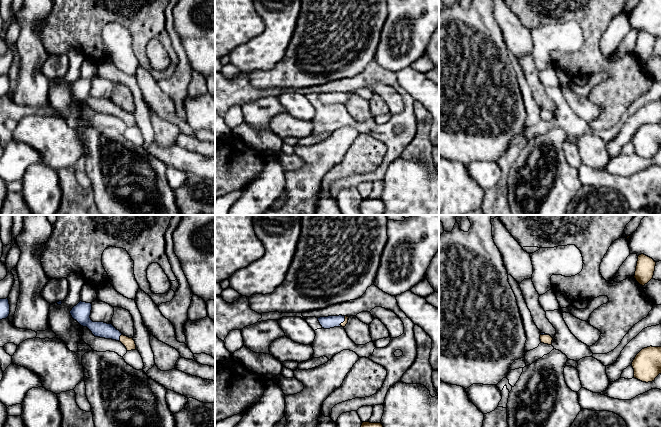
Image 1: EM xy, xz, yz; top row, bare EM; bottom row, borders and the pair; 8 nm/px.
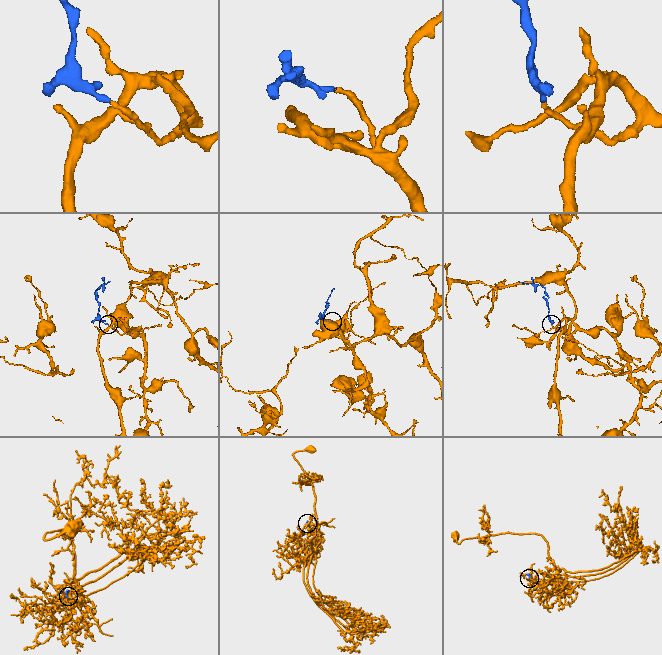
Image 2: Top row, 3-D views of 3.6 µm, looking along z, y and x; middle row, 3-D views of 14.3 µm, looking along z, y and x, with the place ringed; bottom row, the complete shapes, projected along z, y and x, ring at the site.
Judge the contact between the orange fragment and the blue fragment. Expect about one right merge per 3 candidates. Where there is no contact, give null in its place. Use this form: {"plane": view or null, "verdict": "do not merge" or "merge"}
{"plane": "xy", "verdict": "merge"}

